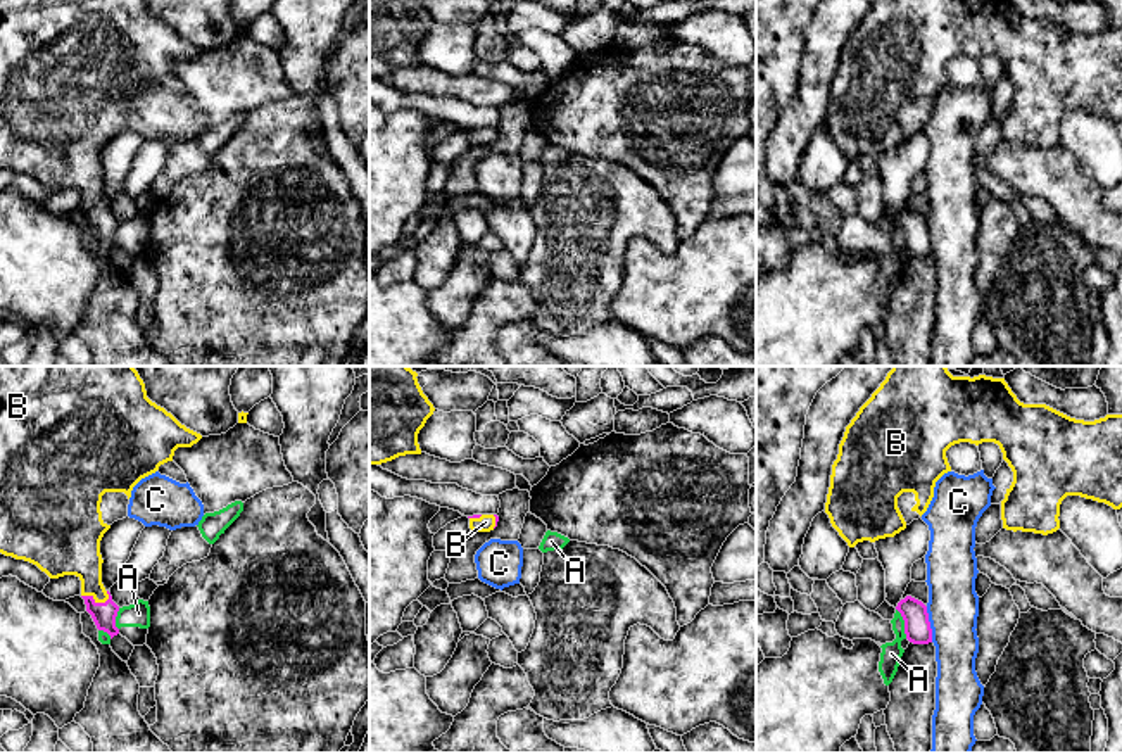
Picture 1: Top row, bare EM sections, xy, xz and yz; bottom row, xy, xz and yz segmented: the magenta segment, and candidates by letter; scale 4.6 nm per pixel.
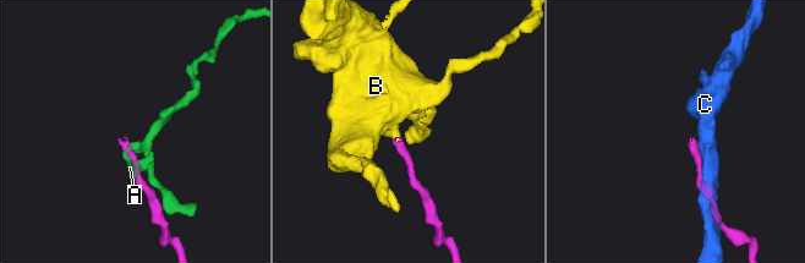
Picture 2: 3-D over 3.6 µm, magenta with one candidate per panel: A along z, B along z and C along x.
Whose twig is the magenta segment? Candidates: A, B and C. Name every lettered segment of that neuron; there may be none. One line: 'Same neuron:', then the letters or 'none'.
Same neuron: B

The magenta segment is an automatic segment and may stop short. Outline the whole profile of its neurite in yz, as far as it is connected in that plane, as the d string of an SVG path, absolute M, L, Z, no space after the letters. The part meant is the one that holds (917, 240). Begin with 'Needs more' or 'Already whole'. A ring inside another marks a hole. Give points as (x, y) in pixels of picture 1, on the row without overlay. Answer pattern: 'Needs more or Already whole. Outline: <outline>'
Already whole. Outline: M906 209L898 216L896 223L901 226L905 233L905 247L910 256L913 257L932 256L929 226L927 219L922 214Z

